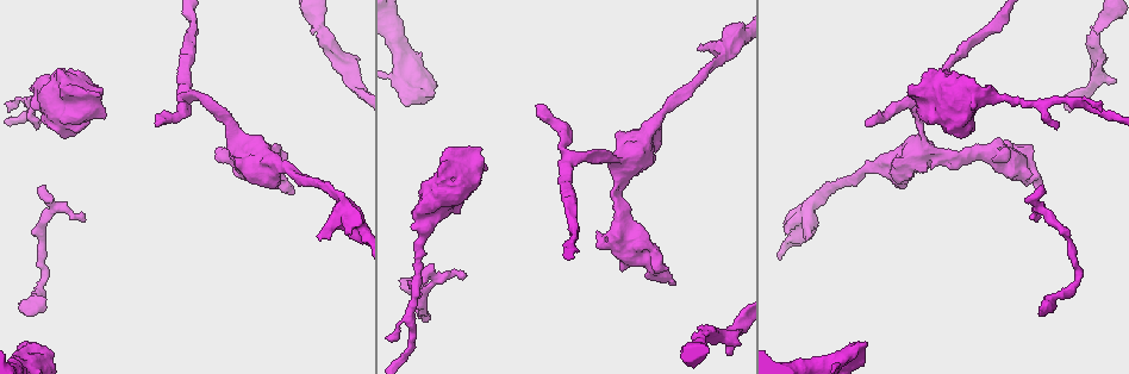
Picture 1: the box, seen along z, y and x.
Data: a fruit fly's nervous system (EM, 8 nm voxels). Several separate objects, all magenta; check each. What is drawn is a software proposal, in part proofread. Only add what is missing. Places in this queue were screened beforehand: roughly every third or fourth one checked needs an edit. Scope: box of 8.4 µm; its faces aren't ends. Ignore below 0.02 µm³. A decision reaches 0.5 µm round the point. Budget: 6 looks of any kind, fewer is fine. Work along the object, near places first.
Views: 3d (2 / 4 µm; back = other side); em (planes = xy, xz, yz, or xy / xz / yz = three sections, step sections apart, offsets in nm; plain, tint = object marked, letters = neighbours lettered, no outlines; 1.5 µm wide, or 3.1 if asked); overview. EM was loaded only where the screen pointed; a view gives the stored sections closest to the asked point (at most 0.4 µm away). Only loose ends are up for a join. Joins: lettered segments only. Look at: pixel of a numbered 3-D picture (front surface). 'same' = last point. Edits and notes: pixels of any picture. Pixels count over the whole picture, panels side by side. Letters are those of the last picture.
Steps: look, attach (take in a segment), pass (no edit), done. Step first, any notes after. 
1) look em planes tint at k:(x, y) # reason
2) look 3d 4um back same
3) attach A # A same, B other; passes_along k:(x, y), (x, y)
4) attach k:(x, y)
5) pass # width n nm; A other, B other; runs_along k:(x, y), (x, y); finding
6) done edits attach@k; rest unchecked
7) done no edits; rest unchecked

look em xy step 4 letters at 1:(427, 281) # an open end

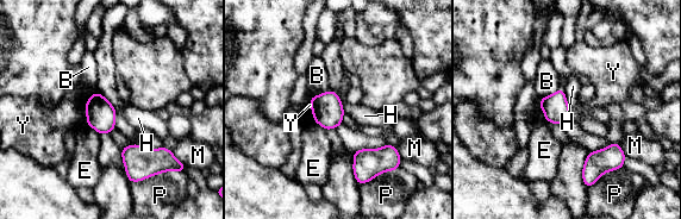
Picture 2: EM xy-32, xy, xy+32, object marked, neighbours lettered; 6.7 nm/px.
look em planes letters same

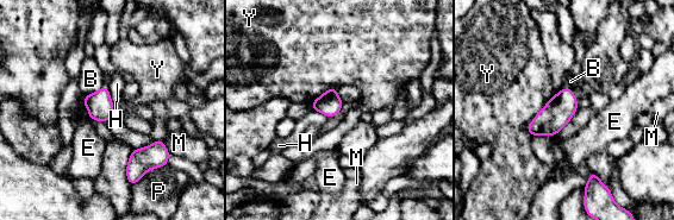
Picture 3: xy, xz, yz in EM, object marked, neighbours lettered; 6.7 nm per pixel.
pass # B other, E other, H other, M other, P other, Y other; border 3:(106, 85), (110, 98), (114, 104); no lettered segment goes on from it

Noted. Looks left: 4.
look 3d 2um at 1:(157, 123) # an open end

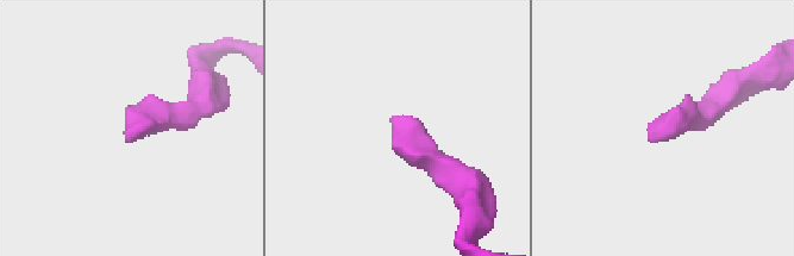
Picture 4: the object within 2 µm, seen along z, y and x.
look em planes tint at 4:(650, 133)

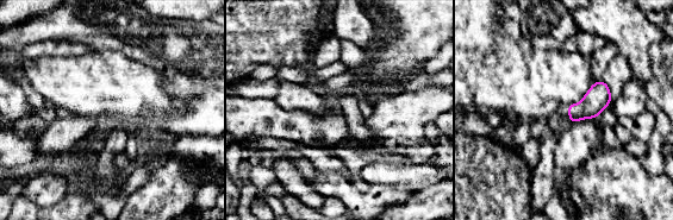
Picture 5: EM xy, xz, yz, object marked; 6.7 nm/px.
look em planes letters same

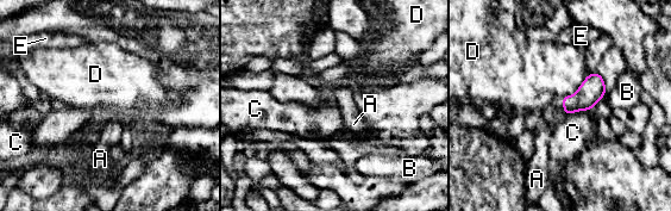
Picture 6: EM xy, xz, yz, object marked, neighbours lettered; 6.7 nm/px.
pass # A other, B other, C other, D other, E other; border 6:(588, 75), (572, 94), (563, 97); no lettered segment goes on from it

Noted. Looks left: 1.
look em planes letters at 1:(867, 342) # thick end

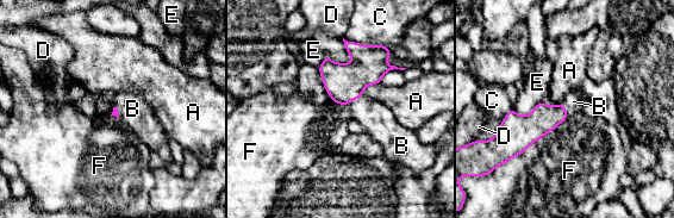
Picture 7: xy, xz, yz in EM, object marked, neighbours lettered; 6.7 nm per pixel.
attach B # longest_contact F 500 nm; A other, B same, C other, D other, E other, F other; passes_along 7:(344, 82), (353, 100), (379, 123); it goes on there

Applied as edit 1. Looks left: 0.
done edits attach@7; rest unchecked

